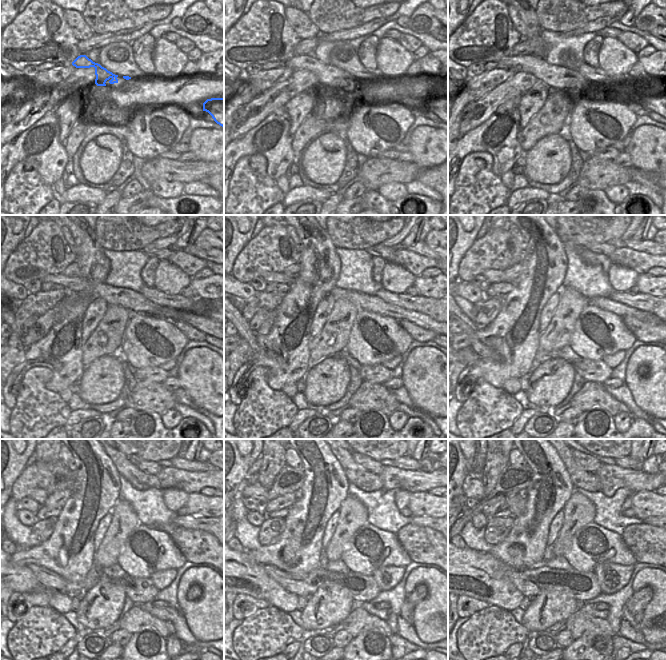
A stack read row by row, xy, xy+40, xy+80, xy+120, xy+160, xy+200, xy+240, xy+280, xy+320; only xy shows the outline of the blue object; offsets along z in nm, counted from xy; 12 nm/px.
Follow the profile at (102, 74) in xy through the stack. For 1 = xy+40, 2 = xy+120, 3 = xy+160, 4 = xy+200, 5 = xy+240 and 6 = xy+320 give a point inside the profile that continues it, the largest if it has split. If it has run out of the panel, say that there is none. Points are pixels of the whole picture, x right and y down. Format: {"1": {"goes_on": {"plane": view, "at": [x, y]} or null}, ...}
{"1": {"goes_on": {"plane": "xy+40", "at": [330, 77]}}, "2": {"goes_on": {"plane": "xy+120", "at": [134, 301]}}, "3": {"goes_on": {"plane": "xy+160", "at": [362, 301]}}, "4": {"goes_on": {"plane": "xy+200", "at": [606, 303]}}, "5": {"goes_on": {"plane": "xy+240", "at": [44, 512]}}, "6": {"goes_on": {"plane": "xy+320", "at": [507, 512]}}}

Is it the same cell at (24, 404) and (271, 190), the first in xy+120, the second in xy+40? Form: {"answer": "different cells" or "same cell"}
{"answer": "same cell"}

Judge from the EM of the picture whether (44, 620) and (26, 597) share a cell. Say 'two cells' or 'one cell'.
two cells

